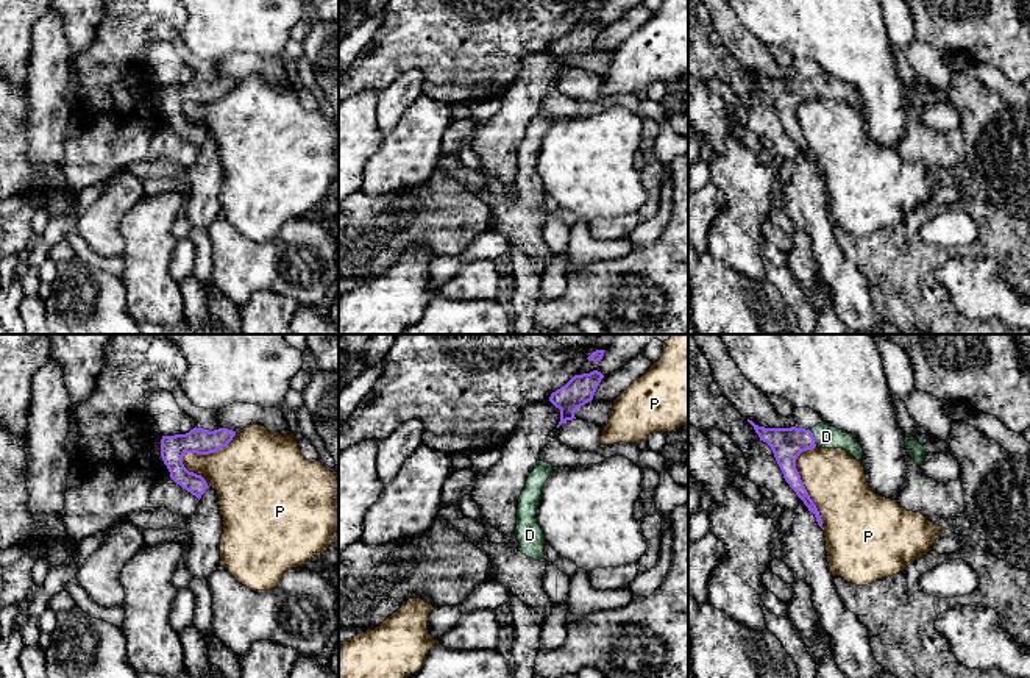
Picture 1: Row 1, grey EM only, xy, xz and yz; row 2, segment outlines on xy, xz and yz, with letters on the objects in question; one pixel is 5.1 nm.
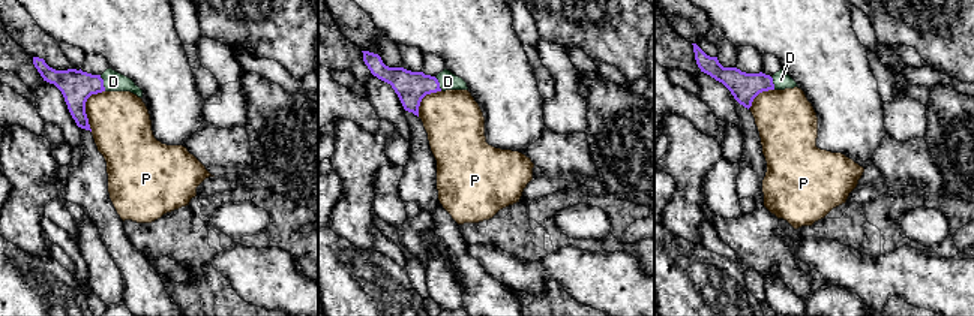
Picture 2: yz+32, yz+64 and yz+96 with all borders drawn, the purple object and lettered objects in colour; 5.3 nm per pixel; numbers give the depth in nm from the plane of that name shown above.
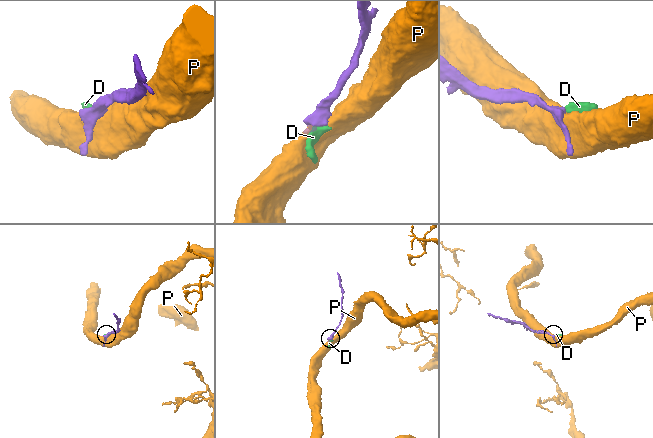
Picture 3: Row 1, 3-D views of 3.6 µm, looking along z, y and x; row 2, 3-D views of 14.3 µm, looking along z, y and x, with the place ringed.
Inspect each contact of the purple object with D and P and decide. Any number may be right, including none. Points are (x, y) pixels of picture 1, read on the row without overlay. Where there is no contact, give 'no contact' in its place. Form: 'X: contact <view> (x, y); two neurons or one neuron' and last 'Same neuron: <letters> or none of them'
D: contact yz (813, 88); one neuron
P: contact xy (205, 103); two neurons
Same neuron: D

